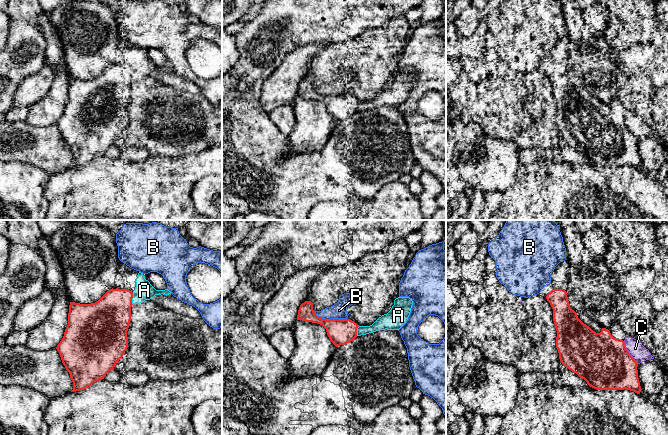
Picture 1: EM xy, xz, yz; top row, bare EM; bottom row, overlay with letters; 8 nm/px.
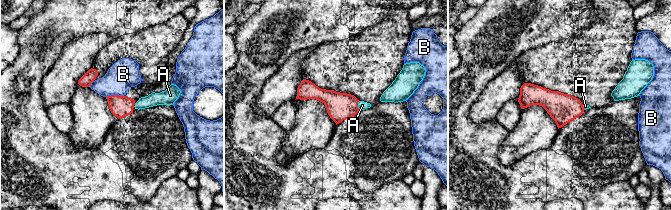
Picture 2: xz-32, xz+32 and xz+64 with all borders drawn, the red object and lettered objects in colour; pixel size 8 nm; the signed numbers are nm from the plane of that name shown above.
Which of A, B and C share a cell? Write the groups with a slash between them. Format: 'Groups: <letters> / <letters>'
Groups: A / B / C

